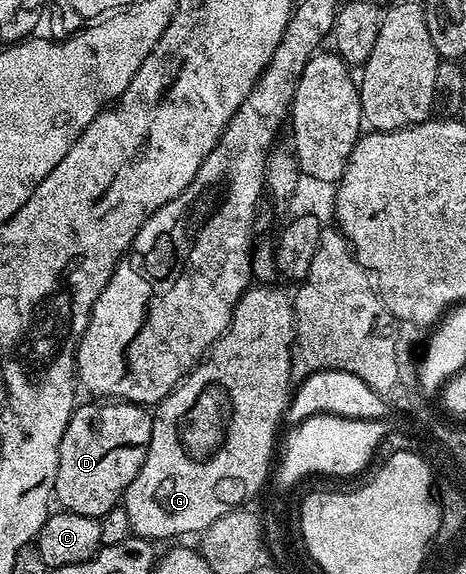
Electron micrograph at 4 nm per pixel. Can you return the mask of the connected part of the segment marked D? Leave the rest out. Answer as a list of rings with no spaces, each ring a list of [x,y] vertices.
[[[90,400],[87,406],[79,405],[74,415],[68,420],[68,428],[64,428],[64,436],[60,440],[60,460],[56,468],[56,484],[54,498],[63,511],[102,518],[114,506],[123,501],[128,484],[136,480],[144,460],[148,456],[148,444],[152,440],[151,411],[136,402],[110,400],[103,404],[98,400]]]

